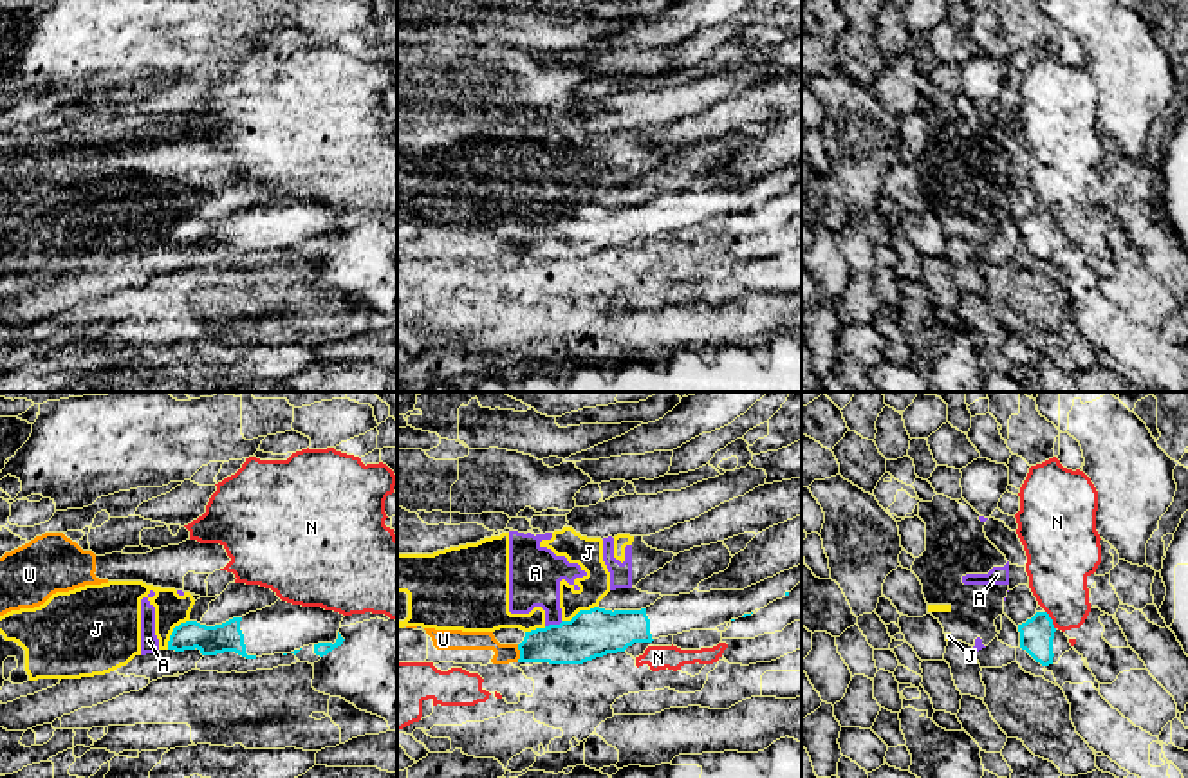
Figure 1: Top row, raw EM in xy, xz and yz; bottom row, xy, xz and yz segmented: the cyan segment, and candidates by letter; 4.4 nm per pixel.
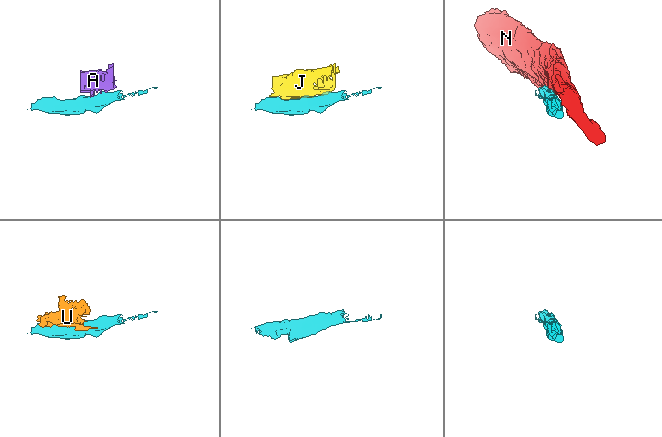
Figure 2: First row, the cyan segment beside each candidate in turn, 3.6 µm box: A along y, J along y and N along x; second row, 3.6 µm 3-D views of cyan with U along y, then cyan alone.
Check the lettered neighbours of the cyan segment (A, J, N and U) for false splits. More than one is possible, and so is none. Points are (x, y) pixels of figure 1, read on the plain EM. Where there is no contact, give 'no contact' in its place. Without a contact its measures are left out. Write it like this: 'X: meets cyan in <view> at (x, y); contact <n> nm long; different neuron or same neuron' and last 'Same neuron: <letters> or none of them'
A: meets cyan in xz at (553, 221); contact 80 nm long; different neuron
J: meets cyan in xy at (172, 228); contact 170 nm long; different neuron
N: meets cyan in yz at (1051, 215); contact 100 nm long; different neuron
U: meets cyan in xz at (520, 250); contact 80 nm long; different neuron
Same neuron: none of them

